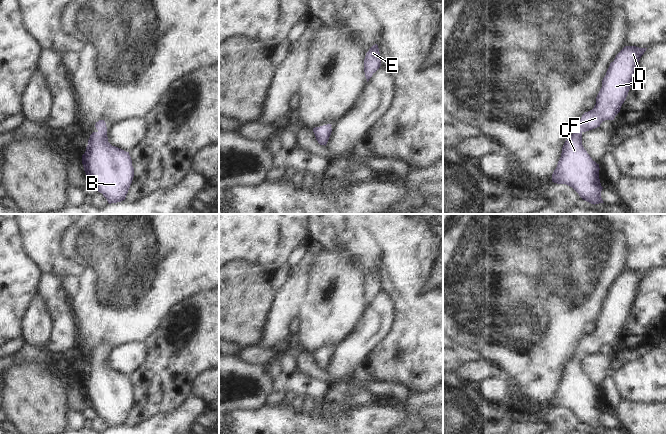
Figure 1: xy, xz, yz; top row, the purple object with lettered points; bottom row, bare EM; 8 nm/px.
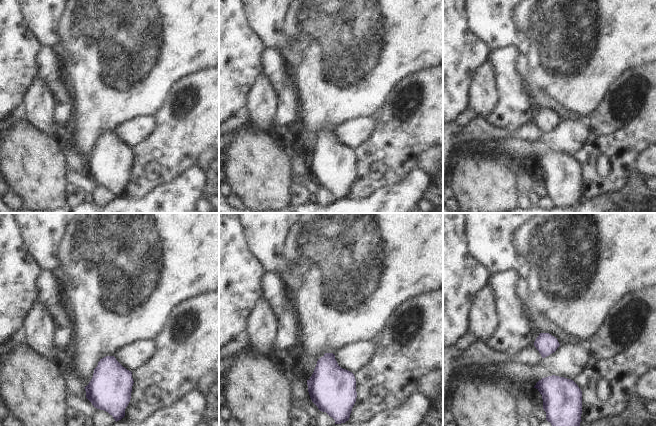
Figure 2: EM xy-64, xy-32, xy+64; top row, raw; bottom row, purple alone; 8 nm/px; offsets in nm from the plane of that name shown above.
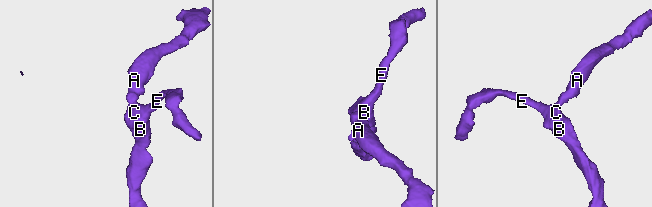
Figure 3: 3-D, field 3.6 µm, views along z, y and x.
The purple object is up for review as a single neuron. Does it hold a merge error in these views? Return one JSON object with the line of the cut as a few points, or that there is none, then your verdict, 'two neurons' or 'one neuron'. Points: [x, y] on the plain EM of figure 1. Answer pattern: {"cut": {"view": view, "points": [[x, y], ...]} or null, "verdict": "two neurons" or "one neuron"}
{"cut": null, "verdict": "one neuron"}

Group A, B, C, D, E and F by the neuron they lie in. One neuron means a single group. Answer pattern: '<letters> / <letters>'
A B C D E F

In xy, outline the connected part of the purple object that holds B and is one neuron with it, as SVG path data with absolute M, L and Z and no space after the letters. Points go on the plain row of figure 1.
M104 344L95 348L97 356L93 356L88 364L85 377L82 379L82 388L88 404L102 417L108 427L117 427L125 424L134 401L134 392L129 376L112 370L108 366L107 351Z

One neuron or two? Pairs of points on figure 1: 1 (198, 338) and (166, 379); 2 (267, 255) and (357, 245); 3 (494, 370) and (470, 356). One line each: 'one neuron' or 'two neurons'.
1: one neuron
2: two neurons
3: two neurons

